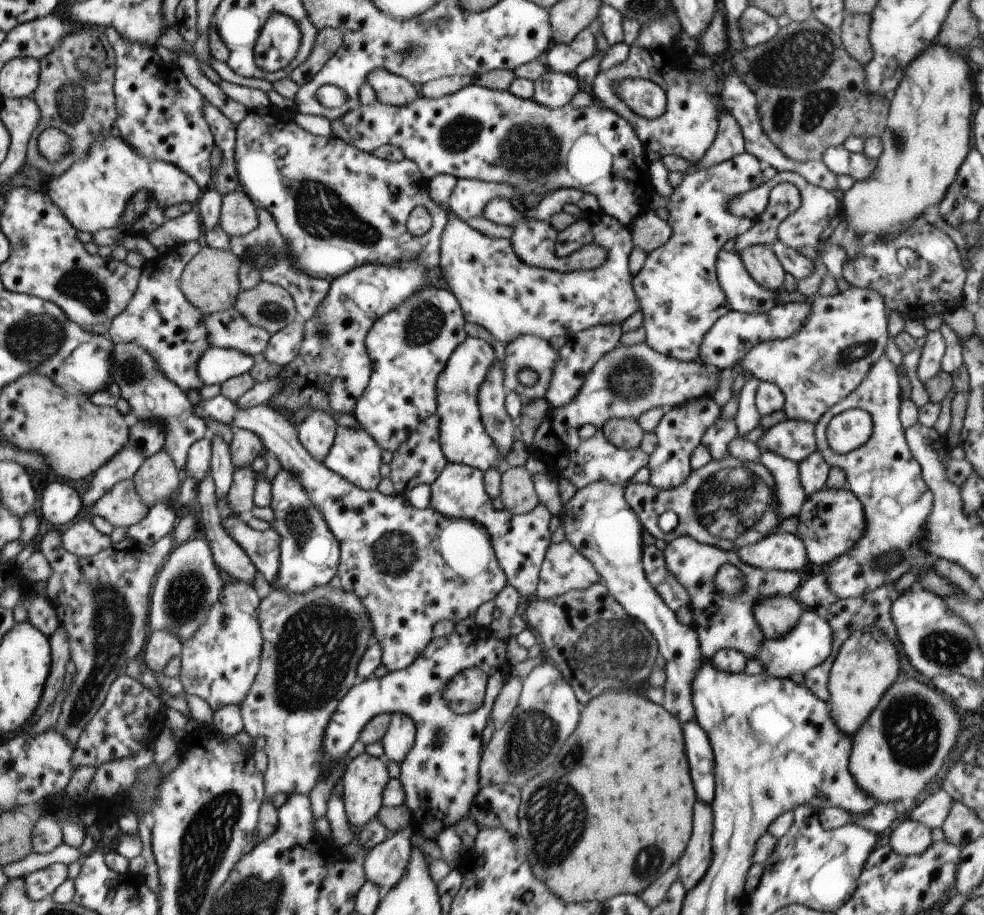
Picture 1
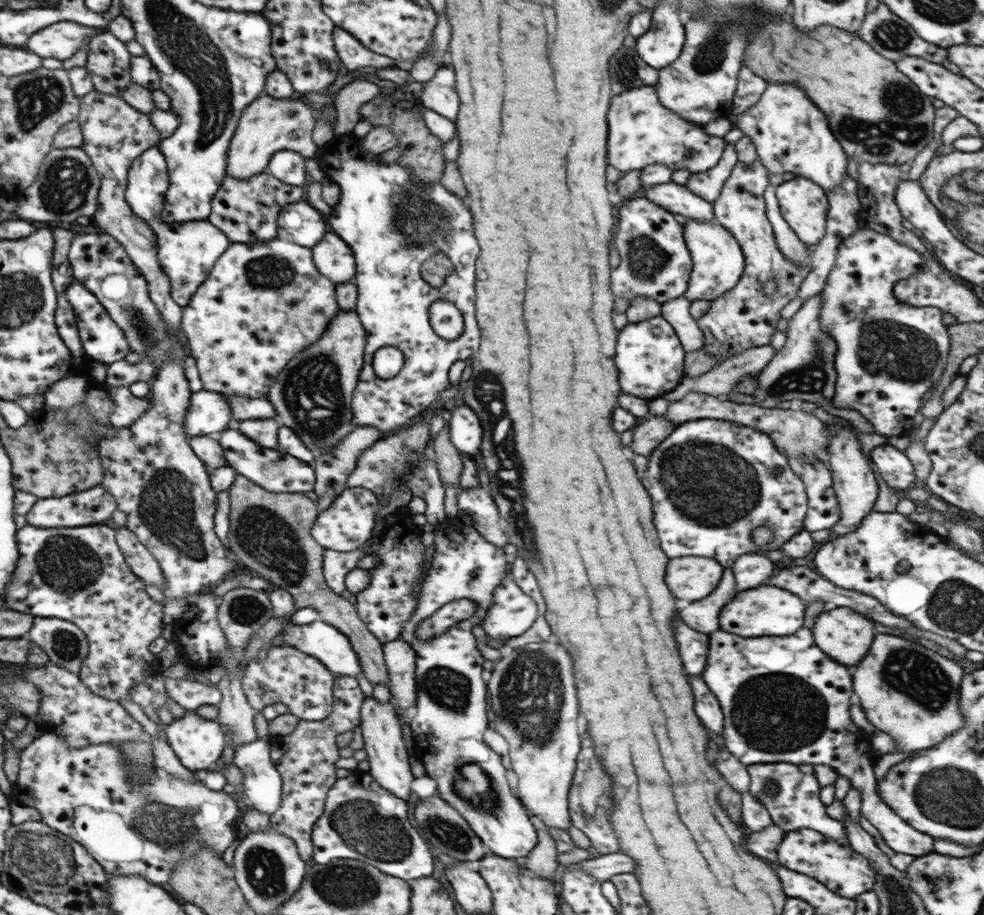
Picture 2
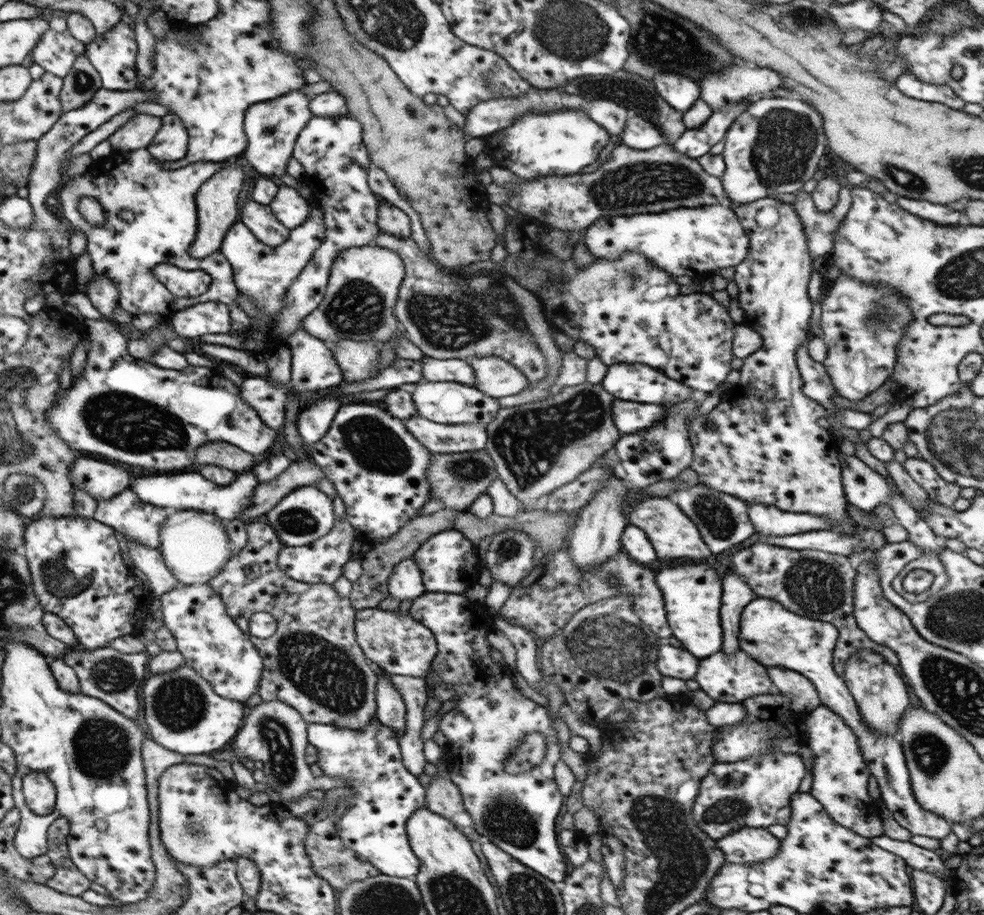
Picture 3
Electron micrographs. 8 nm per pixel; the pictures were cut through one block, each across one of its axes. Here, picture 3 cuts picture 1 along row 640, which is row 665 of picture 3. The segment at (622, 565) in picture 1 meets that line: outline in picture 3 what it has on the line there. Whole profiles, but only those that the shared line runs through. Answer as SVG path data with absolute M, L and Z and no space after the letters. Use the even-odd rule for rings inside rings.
M662 641L657 649L655 666L661 676L670 676L681 680L692 679L696 673L698 659L685 649L673 647Z

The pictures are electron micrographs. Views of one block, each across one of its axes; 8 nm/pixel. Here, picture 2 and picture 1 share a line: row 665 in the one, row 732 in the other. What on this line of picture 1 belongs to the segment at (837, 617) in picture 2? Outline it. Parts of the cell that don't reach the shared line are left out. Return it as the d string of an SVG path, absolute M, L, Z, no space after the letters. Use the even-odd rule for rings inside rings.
M875 626L851 632L839 647L827 679L829 700L826 702L833 724L851 738L867 720L869 712L877 706L883 692L895 681L898 670L898 652L889 636L885 636Z

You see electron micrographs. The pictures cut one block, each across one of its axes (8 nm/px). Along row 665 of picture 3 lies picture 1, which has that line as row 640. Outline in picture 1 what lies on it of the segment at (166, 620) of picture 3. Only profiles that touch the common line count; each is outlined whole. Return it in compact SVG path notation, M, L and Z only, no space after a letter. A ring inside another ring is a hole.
M232 578L229 582L225 582L224 592L222 593L221 598L214 605L211 611L208 614L208 620L199 631L196 632L196 635L193 636L191 640L185 640L182 642L182 649L179 652L181 670L179 671L179 680L181 681L183 692L185 695L197 695L199 698L202 698L210 707L212 712L215 710L220 710L220 708L228 707L230 704L235 706L239 705L240 702L247 696L253 680L255 680L255 674L259 670L259 660L261 660L261 649L262 646L262 636L259 636L259 622L257 622L257 605L259 604L259 598L257 598L256 589L252 585L245 584L238 580L233 580Z

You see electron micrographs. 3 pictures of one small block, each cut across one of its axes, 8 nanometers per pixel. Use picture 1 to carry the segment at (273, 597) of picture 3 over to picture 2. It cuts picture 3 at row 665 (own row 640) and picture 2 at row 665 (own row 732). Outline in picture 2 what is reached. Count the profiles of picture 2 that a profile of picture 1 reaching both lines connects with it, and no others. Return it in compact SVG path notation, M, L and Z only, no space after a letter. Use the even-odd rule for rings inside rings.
M282 646L267 650L262 660L251 659L240 683L246 701L256 711L271 703L281 703L287 707L287 713L296 716L301 723L308 723L323 720L331 712L334 677L335 674L312 656L293 647Z

